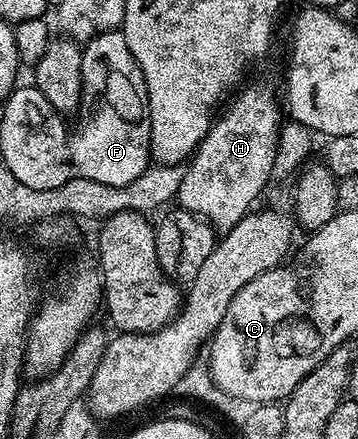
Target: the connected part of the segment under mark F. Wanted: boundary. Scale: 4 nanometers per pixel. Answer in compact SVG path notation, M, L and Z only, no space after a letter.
M120 29L108 30L92 38L90 42L84 43L81 52L81 108L76 118L77 130L75 126L75 132L70 132L70 134L65 137L65 140L61 142L59 148L69 150L69 152L73 154L73 170L77 178L82 178L83 180L99 180L99 184L122 186L123 184L131 184L131 180L139 180L139 176L143 176L143 172L149 169L151 165L151 155L149 152L149 145L151 144L151 124L149 123L147 88L143 80L143 72L139 68L135 56L131 56L131 48L127 48L127 40Z

